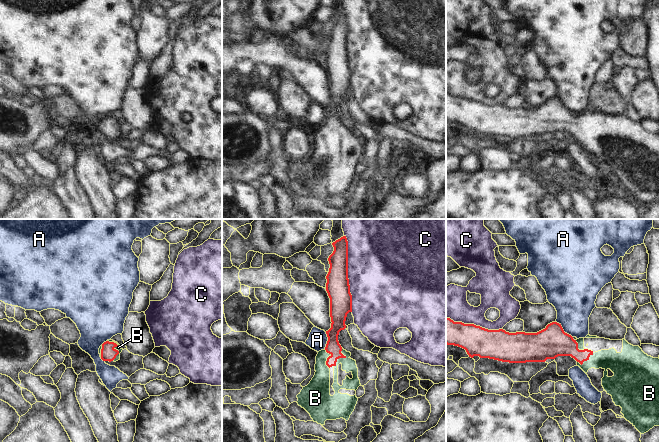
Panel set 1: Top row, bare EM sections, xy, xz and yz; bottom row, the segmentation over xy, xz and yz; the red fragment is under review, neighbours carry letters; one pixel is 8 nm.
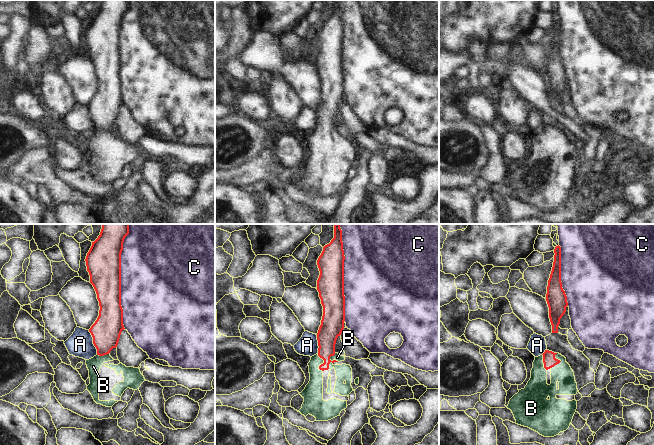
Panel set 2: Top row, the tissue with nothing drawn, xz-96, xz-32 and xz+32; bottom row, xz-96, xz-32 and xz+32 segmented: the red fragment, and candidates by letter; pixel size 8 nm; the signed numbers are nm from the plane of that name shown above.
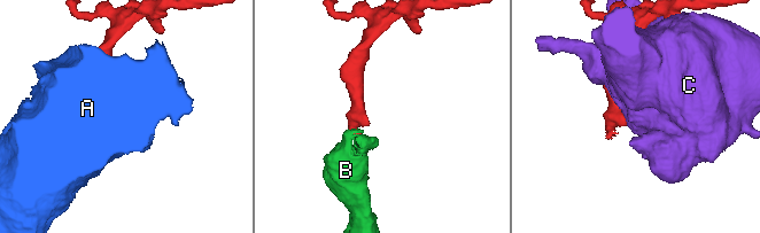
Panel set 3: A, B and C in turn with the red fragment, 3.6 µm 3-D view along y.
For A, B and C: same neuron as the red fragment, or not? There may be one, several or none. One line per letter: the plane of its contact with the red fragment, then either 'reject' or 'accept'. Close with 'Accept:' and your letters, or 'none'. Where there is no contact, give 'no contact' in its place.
A: meets red in yz; reject
B: meets red in xy; accept
C: meets red in xz; reject
Accept: B

